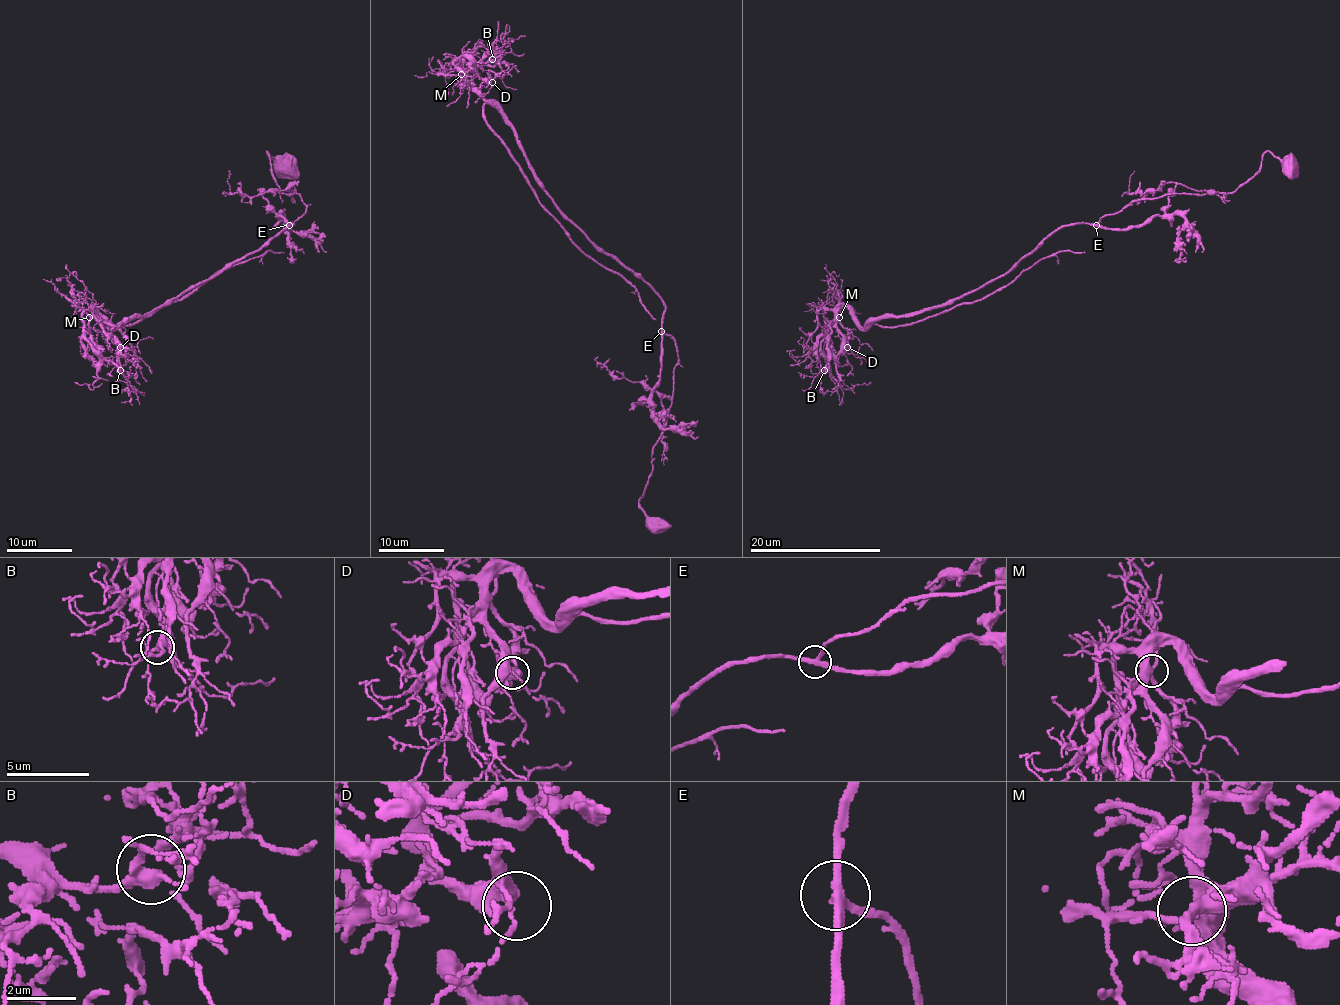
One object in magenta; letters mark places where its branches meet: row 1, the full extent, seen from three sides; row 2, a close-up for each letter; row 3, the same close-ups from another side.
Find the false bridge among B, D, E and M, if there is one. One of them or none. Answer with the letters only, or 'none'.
none

